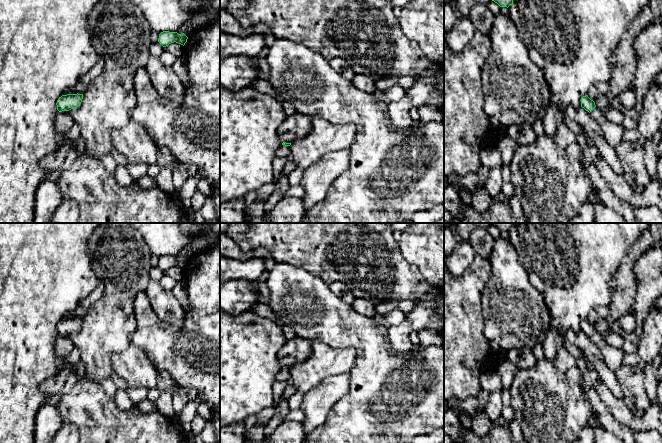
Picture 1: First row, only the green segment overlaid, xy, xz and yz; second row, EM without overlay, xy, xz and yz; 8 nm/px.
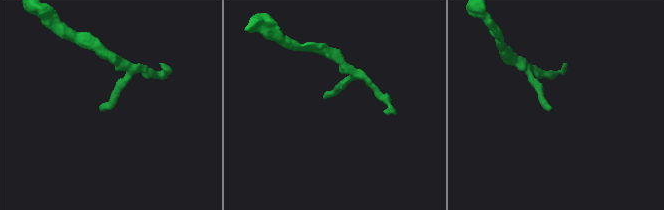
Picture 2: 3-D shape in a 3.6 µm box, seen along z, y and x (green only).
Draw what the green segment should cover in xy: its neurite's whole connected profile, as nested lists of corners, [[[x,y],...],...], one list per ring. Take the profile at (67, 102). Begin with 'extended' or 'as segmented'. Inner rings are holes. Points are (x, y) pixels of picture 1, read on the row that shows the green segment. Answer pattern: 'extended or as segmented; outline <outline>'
as segmented; outline [[[67,94],[62,95],[57,100],[57,110],[59,112],[69,111],[80,106],[83,99],[83,94]]]

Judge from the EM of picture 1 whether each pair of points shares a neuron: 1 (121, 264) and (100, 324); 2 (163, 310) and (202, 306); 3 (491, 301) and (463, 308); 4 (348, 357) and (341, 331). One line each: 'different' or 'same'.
1: same
2: different
3: different
4: different

